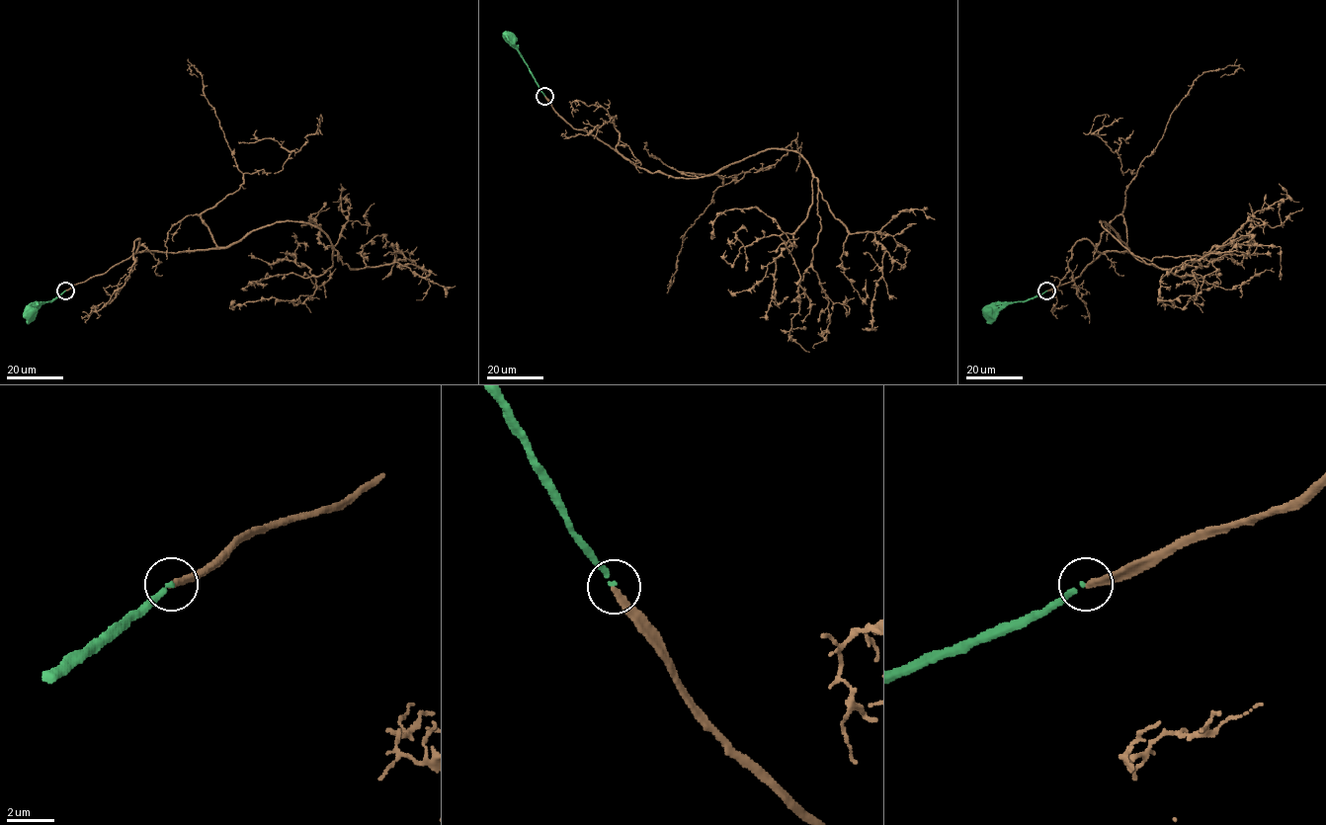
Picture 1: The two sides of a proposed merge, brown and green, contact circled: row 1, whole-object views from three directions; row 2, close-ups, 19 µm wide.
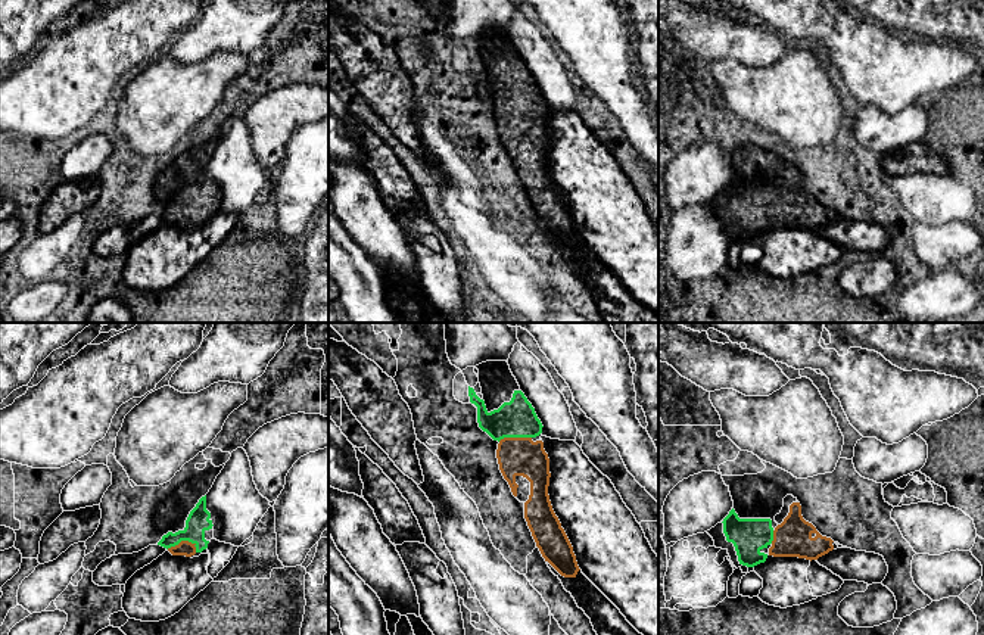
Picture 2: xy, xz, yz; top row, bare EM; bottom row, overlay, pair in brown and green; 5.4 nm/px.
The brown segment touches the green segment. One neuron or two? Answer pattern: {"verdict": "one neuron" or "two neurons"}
{"verdict": "one neuron"}

